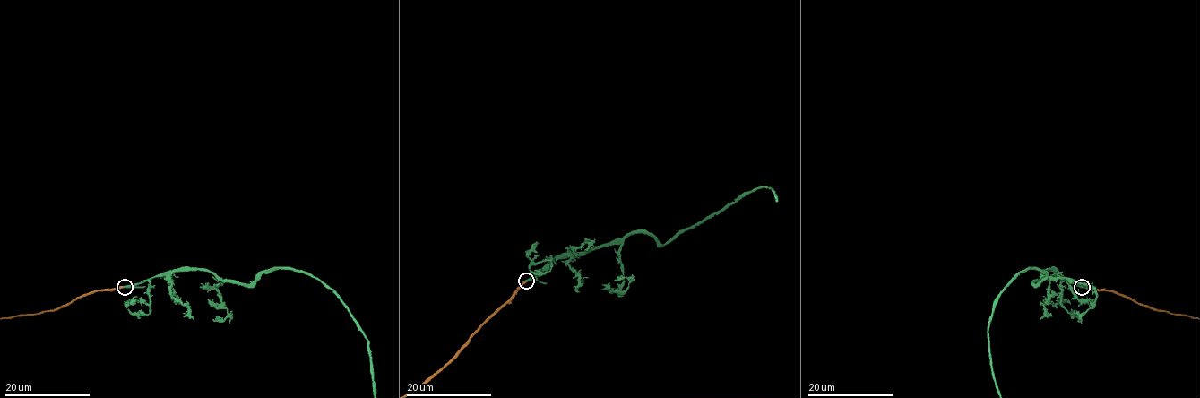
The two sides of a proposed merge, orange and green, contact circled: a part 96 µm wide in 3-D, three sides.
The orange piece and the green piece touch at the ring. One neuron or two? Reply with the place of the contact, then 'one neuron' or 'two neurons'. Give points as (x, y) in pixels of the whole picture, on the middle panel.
place (526, 281); one neuron

